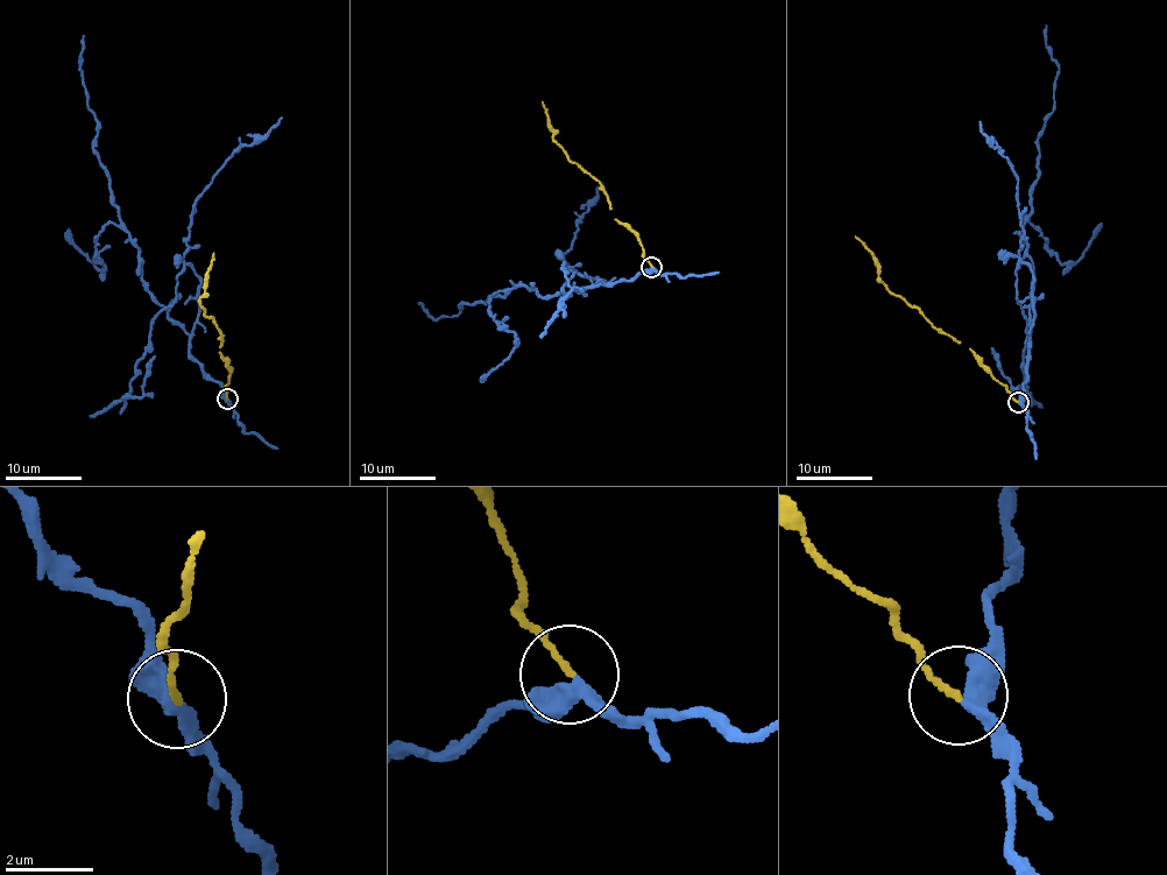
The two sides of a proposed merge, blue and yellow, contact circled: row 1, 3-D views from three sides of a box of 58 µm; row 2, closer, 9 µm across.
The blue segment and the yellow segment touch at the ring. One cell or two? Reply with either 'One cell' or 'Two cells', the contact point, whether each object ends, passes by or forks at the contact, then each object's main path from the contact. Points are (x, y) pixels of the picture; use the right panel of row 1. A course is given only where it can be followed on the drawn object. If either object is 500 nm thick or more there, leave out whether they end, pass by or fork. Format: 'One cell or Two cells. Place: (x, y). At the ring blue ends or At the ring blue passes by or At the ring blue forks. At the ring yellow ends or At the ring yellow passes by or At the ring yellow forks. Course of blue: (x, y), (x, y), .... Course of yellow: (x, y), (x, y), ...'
Two cells. Place: (1018, 402). At the ring blue passes by. At the ring yellow ends. Course of blue: (1017, 402), (1028, 375), (1034, 273), (1021, 233), (1038, 177), (1037, 140), (1053, 108), (1059, 69), (1046, 26). Course of yellow: (1017, 402), (970, 347), (938, 329), (916, 307), (888, 288), (879, 277), (877, 259), (855, 237)

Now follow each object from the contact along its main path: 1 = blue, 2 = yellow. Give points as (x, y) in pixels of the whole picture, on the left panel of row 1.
1: (227, 400), (142, 277), (140, 249), (119, 219), (94, 149), (80, 65), (84, 36)
2: (227, 400), (225, 389), (231, 369), (219, 351), (223, 336), (199, 303), (205, 293), (206, 274), (213, 253)

